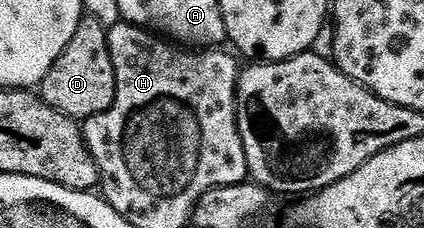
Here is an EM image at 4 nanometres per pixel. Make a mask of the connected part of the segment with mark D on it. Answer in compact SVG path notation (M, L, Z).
M93 17L80 20L80 28L74 33L70 45L48 74L42 97L53 109L77 121L111 109L116 101L116 70L112 64L112 48L108 45L108 31L99 20Z

